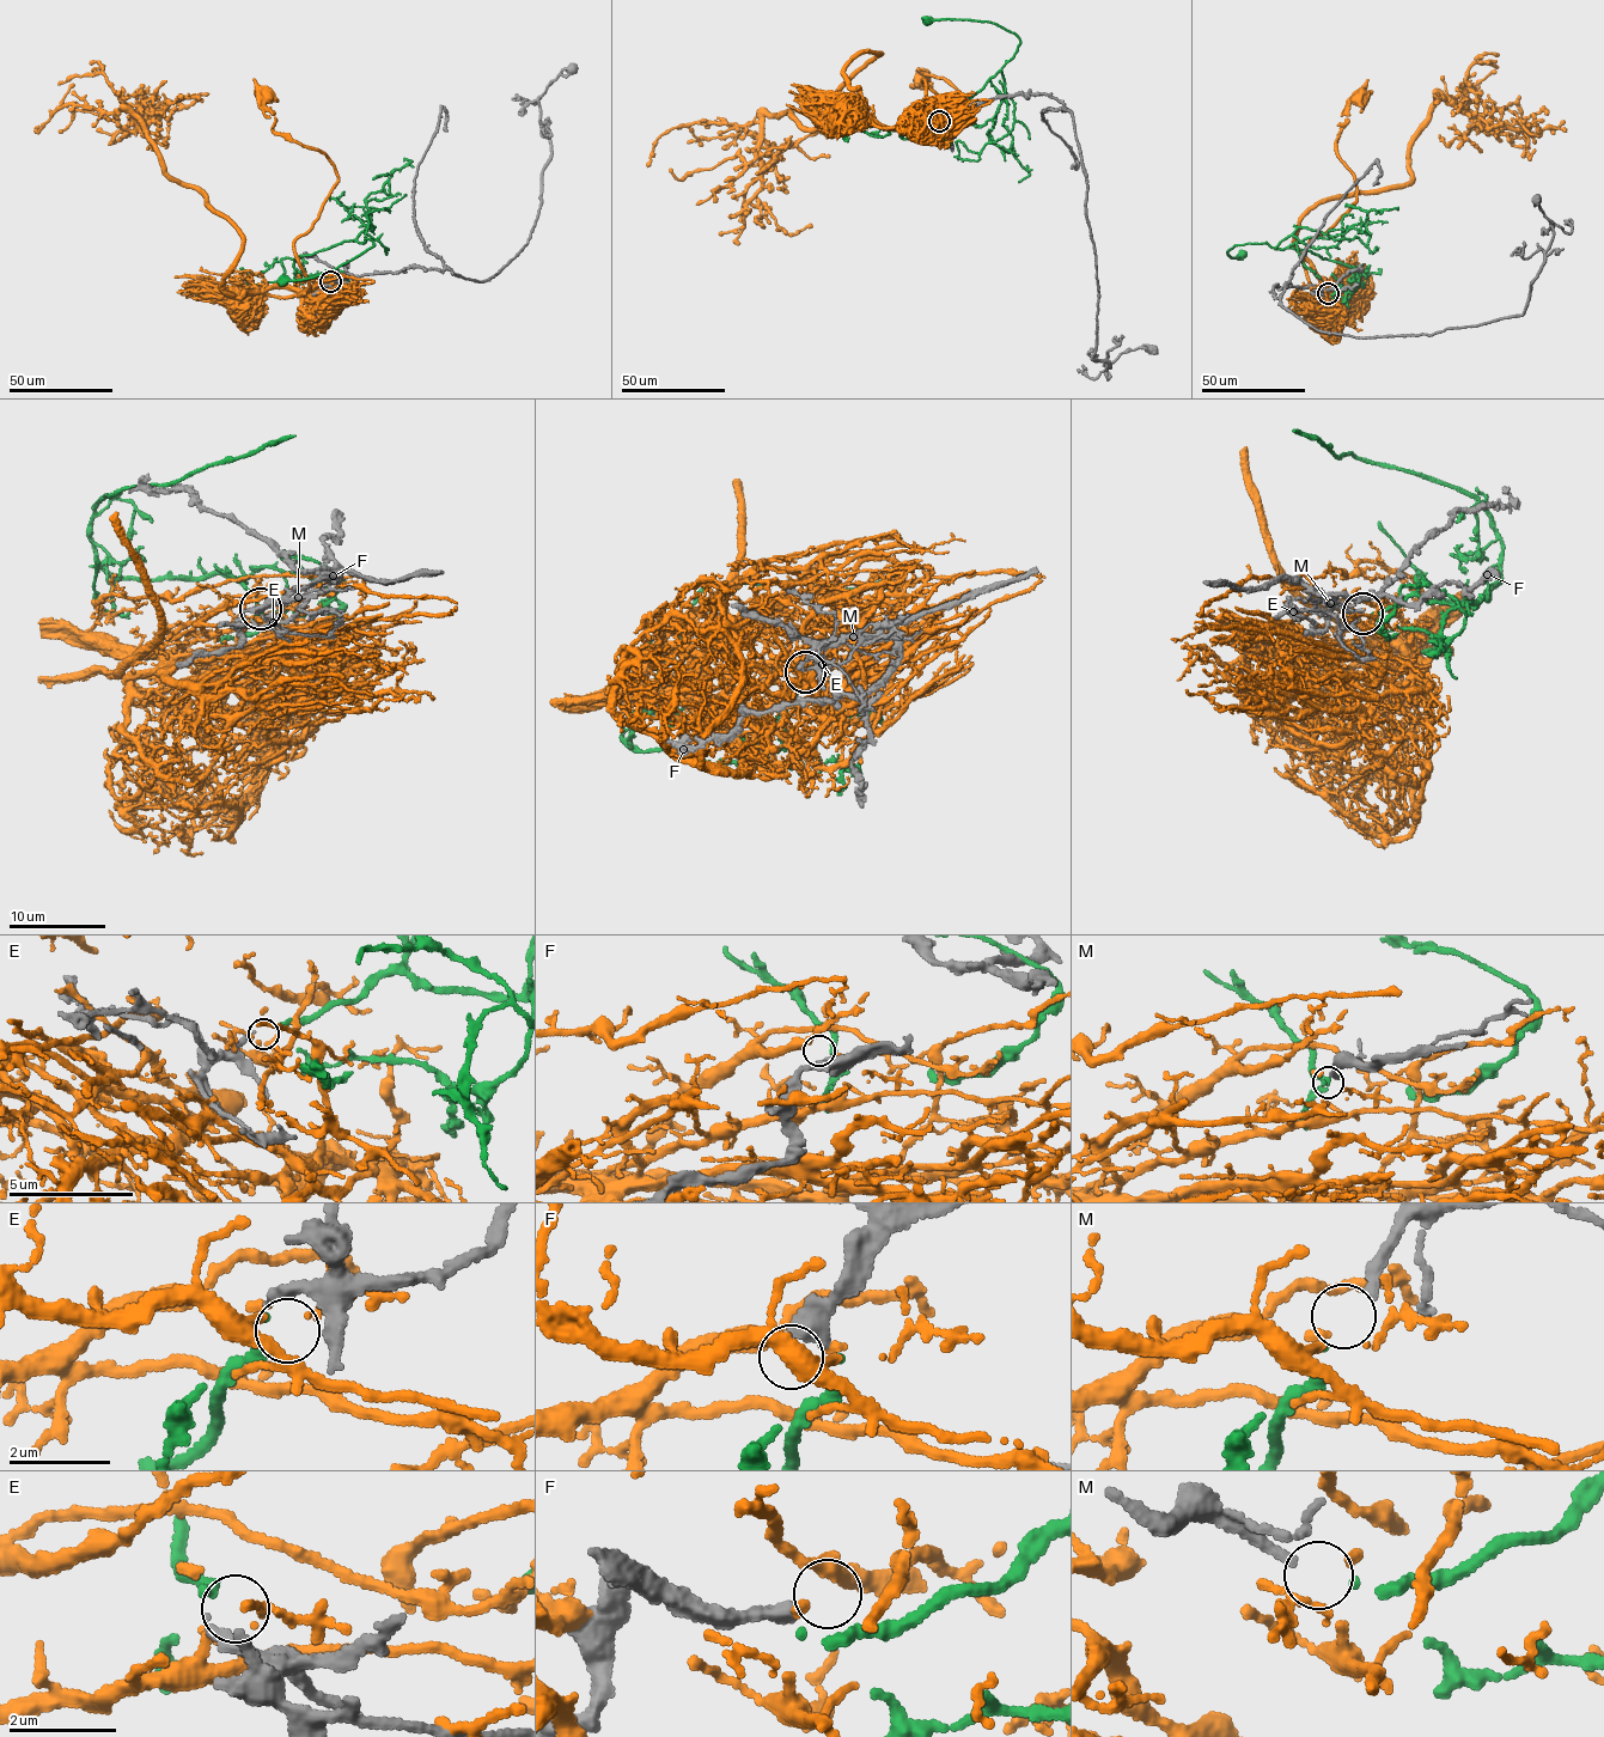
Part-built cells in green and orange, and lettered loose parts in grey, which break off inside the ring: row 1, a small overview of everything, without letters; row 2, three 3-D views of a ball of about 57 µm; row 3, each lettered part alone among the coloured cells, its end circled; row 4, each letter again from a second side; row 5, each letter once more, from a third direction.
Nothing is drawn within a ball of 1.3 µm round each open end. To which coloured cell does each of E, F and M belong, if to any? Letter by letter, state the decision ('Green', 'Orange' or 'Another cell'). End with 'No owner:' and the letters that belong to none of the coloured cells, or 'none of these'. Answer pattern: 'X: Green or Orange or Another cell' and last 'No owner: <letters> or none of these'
E: Green
F: Another cell
M: Orange
No owner: F

